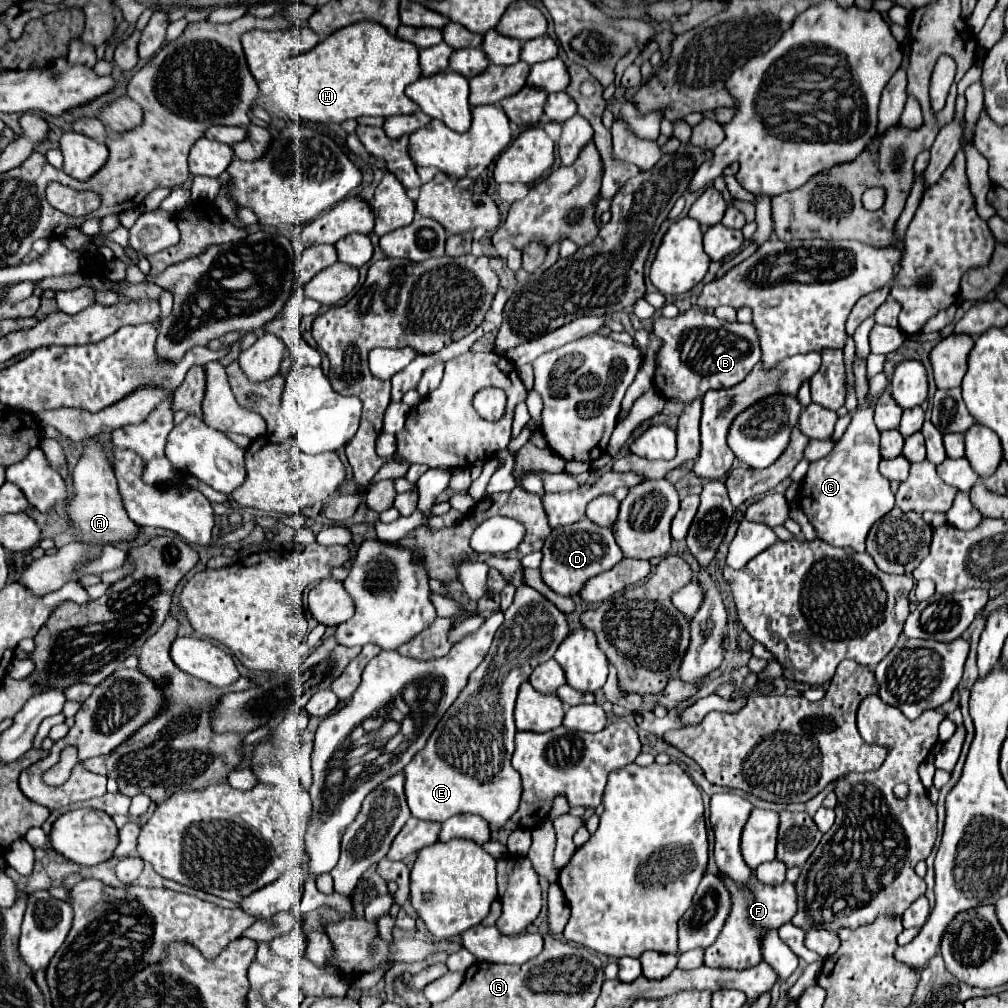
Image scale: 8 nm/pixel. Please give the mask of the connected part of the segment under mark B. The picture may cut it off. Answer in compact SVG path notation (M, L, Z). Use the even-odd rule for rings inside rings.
M688 310L676 318L660 316L658 320L654 320L652 330L658 338L664 340L658 356L658 368L654 374L654 388L660 390L668 400L676 400L682 404L704 396L706 390L720 390L738 384L760 362L762 356L758 334L752 322L726 322L718 320L714 314Z

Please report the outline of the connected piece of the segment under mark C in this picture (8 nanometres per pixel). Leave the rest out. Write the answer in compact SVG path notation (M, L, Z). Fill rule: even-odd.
M884 372L876 374L870 380L870 388L866 394L866 408L858 408L852 414L852 422L848 424L842 440L832 448L832 452L828 456L824 456L818 462L812 462L809 465L808 472L801 483L799 504L810 520L810 524L816 530L816 538L820 538L822 542L830 544L830 546L838 546L838 548L852 548L856 552L864 550L864 540L868 530L872 528L872 524L876 520L880 520L884 514L888 514L894 508L894 494L890 490L890 482L886 478L880 476L878 472L878 464L882 460L880 456L880 434L878 428L874 424L874 400L890 386L890 380L886 378Z

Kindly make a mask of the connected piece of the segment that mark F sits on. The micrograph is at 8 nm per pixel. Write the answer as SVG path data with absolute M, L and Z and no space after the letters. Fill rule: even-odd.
M718 874L720 880L726 884L730 898L732 898L732 910L726 918L726 924L718 936L718 940L704 950L704 964L710 968L730 968L730 970L746 970L756 966L762 960L762 936L770 930L778 930L782 924L790 922L794 918L794 912L798 910L794 884L788 880L778 886L766 886L756 880L756 876L750 878L746 886L736 886L728 876Z

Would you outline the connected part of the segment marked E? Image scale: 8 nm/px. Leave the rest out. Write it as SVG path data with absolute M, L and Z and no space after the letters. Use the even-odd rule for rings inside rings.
M520 586L516 590L514 602L508 610L504 610L504 624L498 628L494 642L482 660L482 664L470 674L466 690L460 692L458 700L446 710L436 730L428 738L426 746L412 758L412 762L404 768L406 772L406 798L414 818L444 822L454 814L478 814L488 820L490 826L504 826L512 814L518 810L522 784L520 774L512 768L510 758L514 752L514 702L522 682L528 680L532 670L550 660L560 646L560 642L568 636L570 628L566 622L566 614L560 612L550 600L538 594L534 588Z

